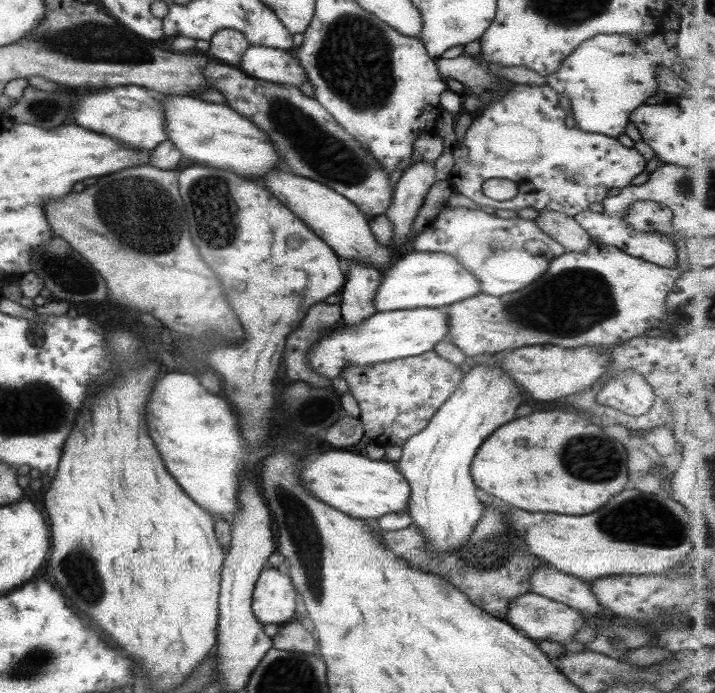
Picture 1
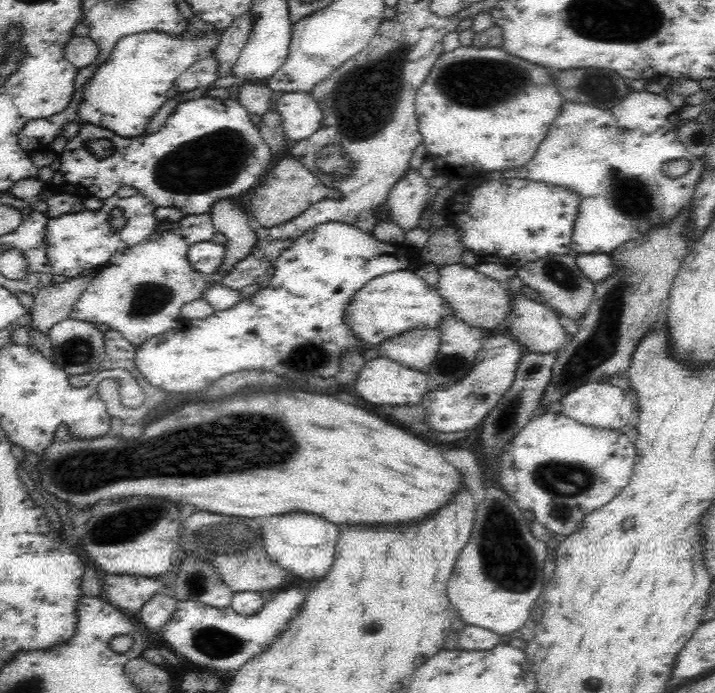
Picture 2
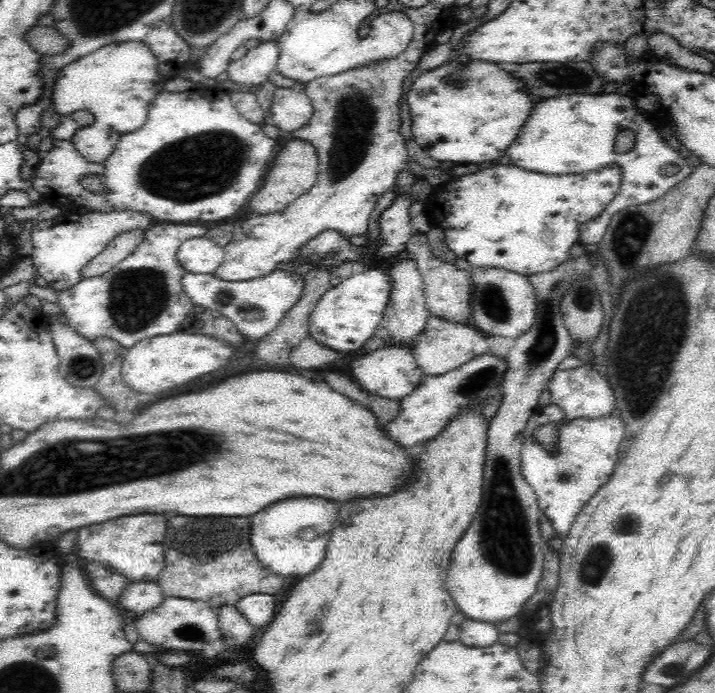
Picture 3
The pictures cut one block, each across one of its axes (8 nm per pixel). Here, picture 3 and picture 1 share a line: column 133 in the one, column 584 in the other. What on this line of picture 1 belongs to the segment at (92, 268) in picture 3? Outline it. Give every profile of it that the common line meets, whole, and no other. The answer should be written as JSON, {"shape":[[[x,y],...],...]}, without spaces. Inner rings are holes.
{"shape":[[[552,210],[538,211],[536,224],[558,244],[562,244],[565,252],[586,252],[590,246],[591,236],[582,228],[575,217],[566,216],[562,212]]]}

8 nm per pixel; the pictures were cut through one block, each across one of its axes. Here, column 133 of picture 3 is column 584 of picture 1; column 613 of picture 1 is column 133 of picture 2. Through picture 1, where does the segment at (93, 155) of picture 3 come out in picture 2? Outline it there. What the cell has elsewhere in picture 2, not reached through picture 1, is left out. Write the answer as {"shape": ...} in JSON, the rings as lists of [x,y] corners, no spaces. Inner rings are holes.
{"shape":[[[148,31],[123,36],[116,41],[108,60],[101,64],[78,95],[79,120],[108,128],[124,138],[144,134],[152,116],[166,103],[168,90],[175,80],[199,60],[214,55],[220,32],[185,32],[170,36],[165,32]]]}

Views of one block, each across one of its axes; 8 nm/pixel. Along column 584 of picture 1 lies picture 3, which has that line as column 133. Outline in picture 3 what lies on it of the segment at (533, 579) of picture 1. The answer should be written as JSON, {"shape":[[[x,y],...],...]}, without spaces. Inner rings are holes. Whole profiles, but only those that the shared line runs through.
{"shape":[[[129,582],[129,586],[120,594],[118,601],[124,608],[134,610],[138,616],[142,616],[144,612],[162,604],[164,599],[165,596],[156,582]]]}

